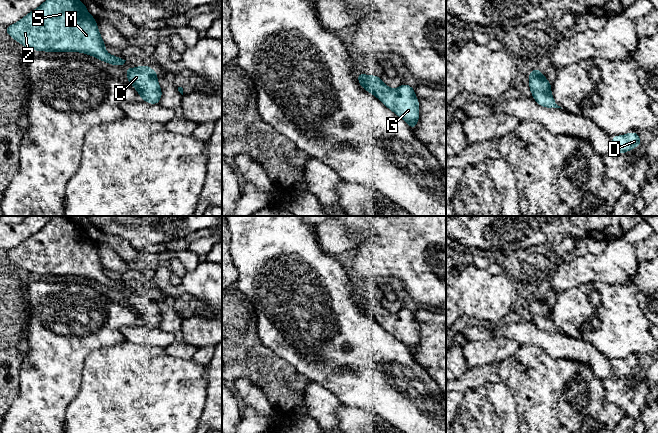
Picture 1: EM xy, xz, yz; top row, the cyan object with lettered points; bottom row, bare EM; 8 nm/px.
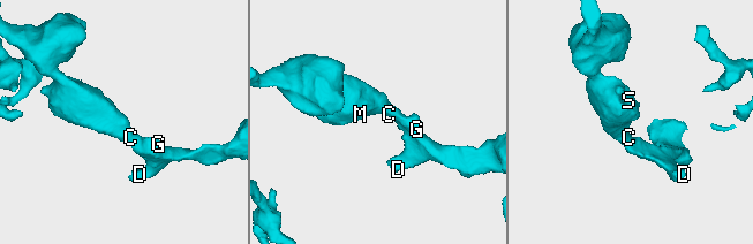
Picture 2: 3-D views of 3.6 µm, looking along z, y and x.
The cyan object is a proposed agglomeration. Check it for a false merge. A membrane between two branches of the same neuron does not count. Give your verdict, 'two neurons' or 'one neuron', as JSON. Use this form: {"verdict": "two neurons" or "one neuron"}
{"verdict": "one neuron"}

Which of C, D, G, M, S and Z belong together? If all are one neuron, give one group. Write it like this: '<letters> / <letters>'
C D G M S Z

